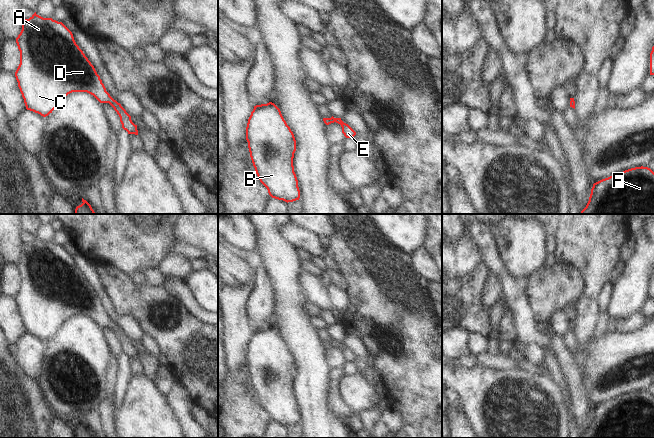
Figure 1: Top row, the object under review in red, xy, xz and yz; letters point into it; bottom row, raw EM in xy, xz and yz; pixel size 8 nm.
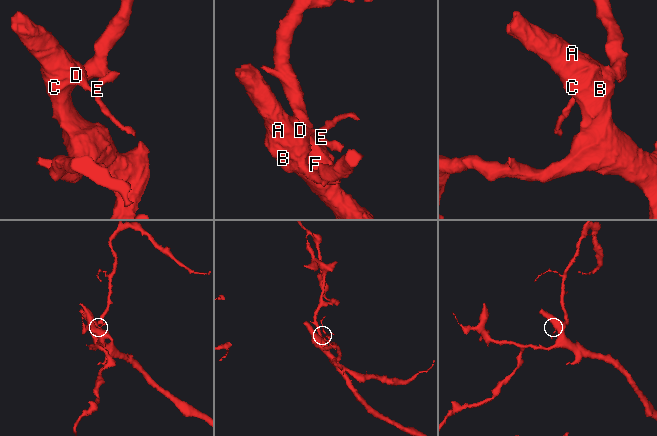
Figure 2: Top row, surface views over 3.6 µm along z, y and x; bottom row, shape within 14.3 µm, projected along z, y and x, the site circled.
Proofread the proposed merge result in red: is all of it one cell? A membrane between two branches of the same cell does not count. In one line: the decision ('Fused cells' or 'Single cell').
Single cell.

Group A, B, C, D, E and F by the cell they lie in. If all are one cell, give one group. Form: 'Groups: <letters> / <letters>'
Groups: A B C D E F.

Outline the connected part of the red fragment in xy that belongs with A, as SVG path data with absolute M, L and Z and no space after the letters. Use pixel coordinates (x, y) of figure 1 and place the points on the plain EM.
M36 236L22 245L22 254L16 262L20 288L15 296L18 311L27 334L48 340L68 318L87 316L100 327L109 327L120 341L122 352L128 358L138 359L137 349L126 334L106 315L94 290L76 268L72 256L52 242L43 242Z

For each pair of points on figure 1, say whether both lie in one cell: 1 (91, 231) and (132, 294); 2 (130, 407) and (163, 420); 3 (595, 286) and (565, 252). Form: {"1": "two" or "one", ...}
{"1": "two", "2": "one", "3": "one"}

